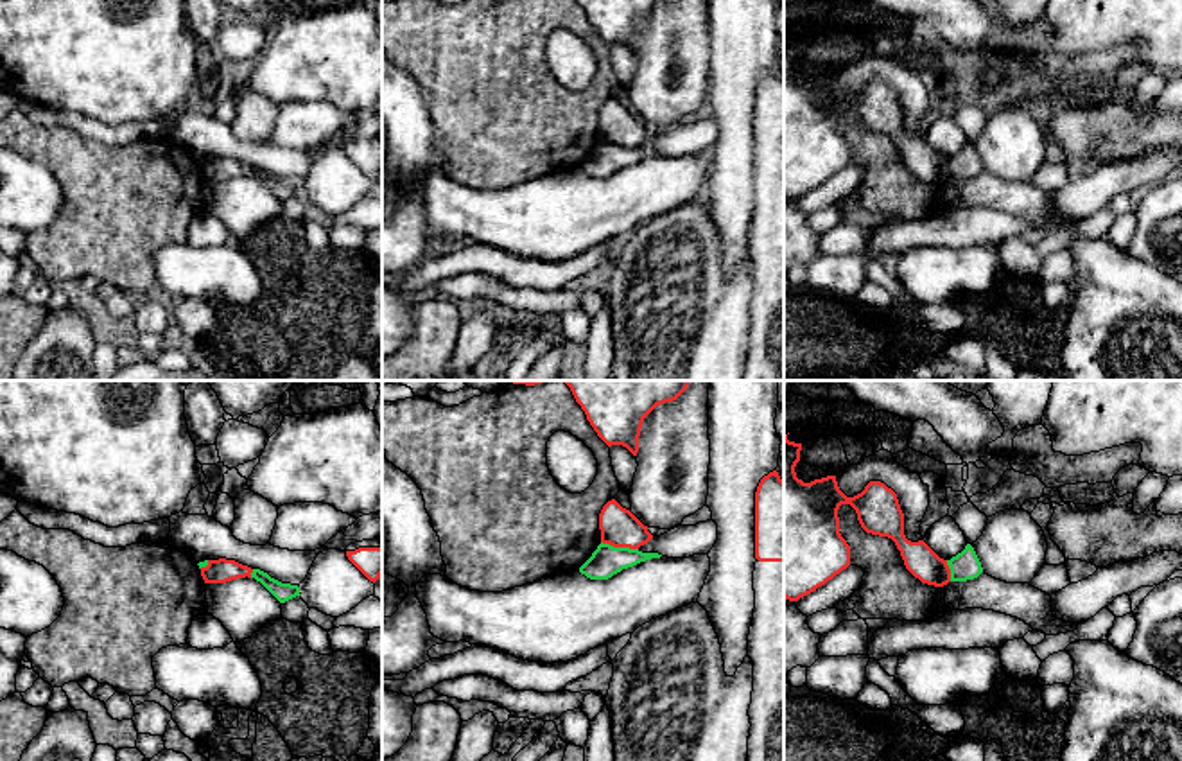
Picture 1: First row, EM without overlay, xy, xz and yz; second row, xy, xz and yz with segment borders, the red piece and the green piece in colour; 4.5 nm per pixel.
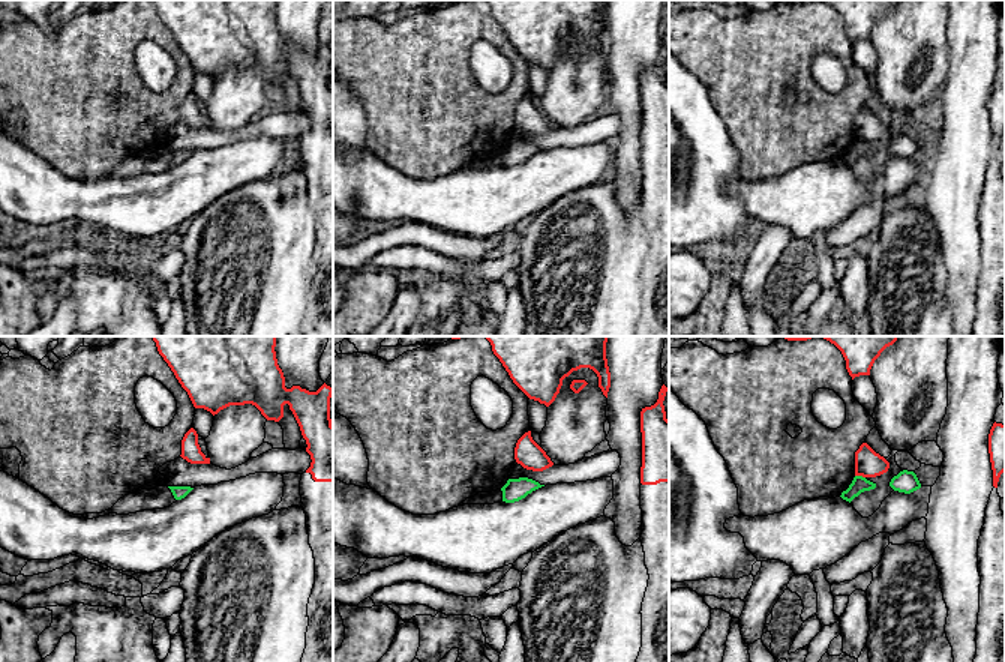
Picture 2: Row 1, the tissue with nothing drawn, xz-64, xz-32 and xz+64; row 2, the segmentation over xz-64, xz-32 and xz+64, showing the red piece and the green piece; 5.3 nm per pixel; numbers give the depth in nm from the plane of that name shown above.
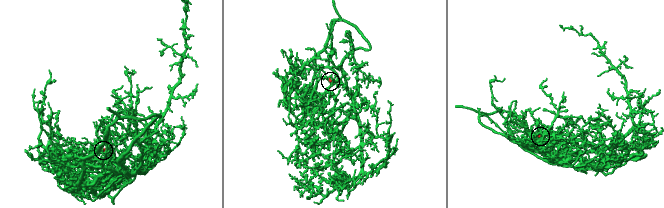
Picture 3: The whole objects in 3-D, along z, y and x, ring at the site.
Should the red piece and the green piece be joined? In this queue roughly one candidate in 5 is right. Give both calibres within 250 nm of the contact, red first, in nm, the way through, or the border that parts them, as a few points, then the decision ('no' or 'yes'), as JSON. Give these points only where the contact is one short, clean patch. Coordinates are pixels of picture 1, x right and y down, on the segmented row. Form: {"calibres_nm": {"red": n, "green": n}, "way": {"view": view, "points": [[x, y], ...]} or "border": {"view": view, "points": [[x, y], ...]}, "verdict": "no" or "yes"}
{"calibres_nm": {"red": 170, "green": 140}, "border": {"view": "xz", "points": [[601, 541], [637, 550]]}, "verdict": "no"}

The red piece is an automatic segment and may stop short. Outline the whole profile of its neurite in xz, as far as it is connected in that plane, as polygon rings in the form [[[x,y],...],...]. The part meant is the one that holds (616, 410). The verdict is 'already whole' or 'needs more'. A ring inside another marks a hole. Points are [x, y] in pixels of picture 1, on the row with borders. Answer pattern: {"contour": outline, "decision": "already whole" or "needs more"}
{"contour": [[[561,380],[587,415],[597,436],[622,445],[633,456],[644,418],[660,404],[676,400],[689,380]]], "decision": "already whole"}

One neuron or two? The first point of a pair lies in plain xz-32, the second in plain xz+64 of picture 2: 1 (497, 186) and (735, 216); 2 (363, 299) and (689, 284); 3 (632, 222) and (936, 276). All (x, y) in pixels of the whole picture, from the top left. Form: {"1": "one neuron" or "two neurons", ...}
{"1": "two neurons", "2": "two neurons", "3": "one neuron"}

